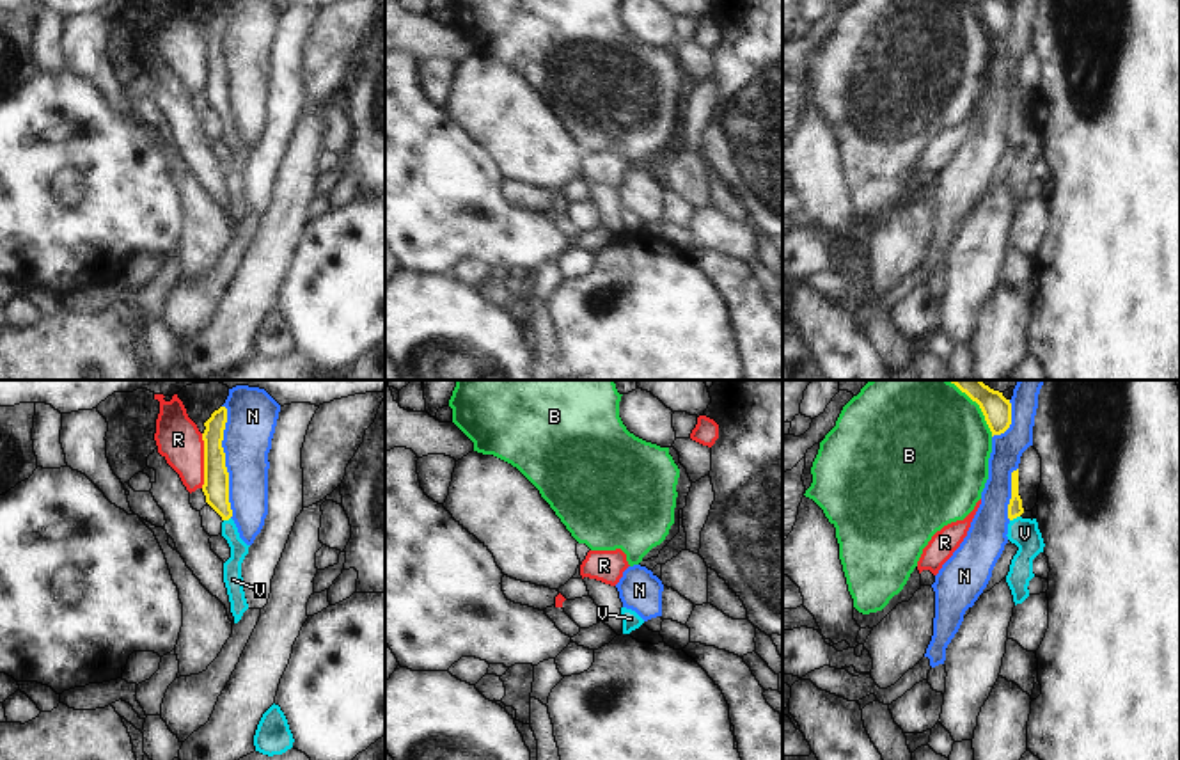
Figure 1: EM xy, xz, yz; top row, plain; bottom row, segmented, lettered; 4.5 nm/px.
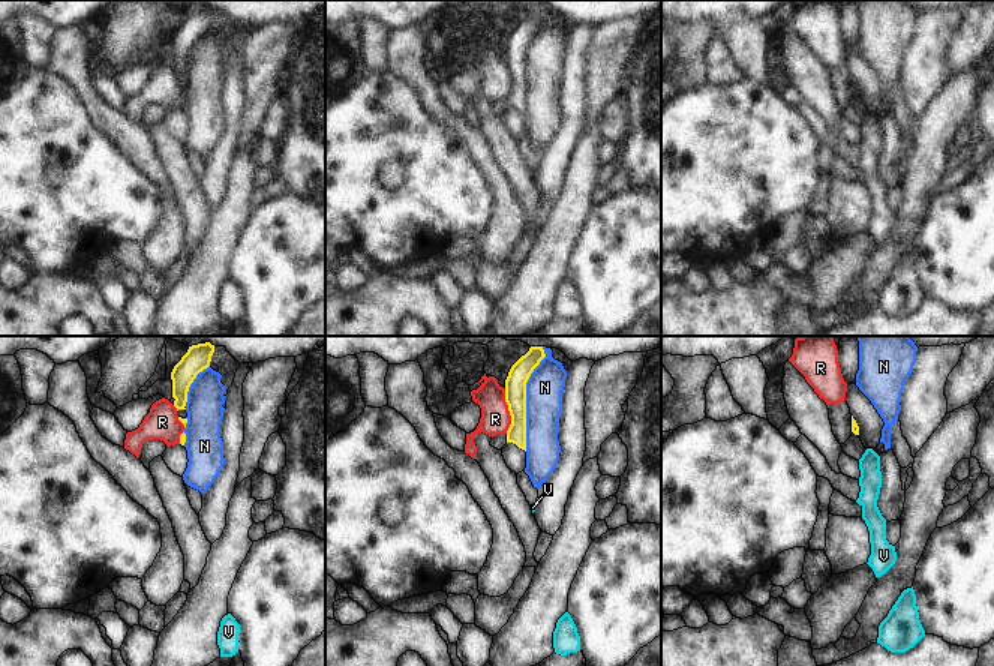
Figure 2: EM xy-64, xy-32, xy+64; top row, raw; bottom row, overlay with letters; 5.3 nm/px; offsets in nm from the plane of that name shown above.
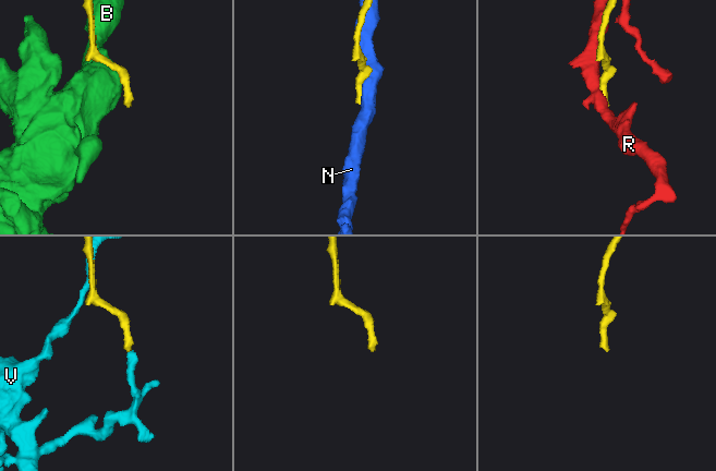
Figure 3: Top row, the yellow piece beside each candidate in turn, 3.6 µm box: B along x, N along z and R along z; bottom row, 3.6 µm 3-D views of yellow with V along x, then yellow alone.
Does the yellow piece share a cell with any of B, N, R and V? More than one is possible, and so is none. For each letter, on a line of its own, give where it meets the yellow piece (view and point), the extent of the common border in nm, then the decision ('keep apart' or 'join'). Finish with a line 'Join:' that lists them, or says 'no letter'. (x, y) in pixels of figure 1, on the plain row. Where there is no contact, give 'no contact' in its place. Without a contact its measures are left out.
B: yz (983, 16) | 200 nm | keep apart
N: xy (224, 64) | 500 nm | keep apart
R: xy (204, 63) | 240 nm | keep apart
V: yz (1014, 119) | 50 nm | join
Join: V

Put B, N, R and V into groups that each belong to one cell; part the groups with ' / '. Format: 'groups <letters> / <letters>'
groups B / N / R / V

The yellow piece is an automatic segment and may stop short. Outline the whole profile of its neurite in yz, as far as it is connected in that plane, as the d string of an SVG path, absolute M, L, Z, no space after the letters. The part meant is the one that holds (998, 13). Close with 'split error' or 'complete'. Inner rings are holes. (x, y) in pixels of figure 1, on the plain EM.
M971 0L985 18L985 23L994 37L1004 36L1011 27L1011 5L1006 0Z | complete

